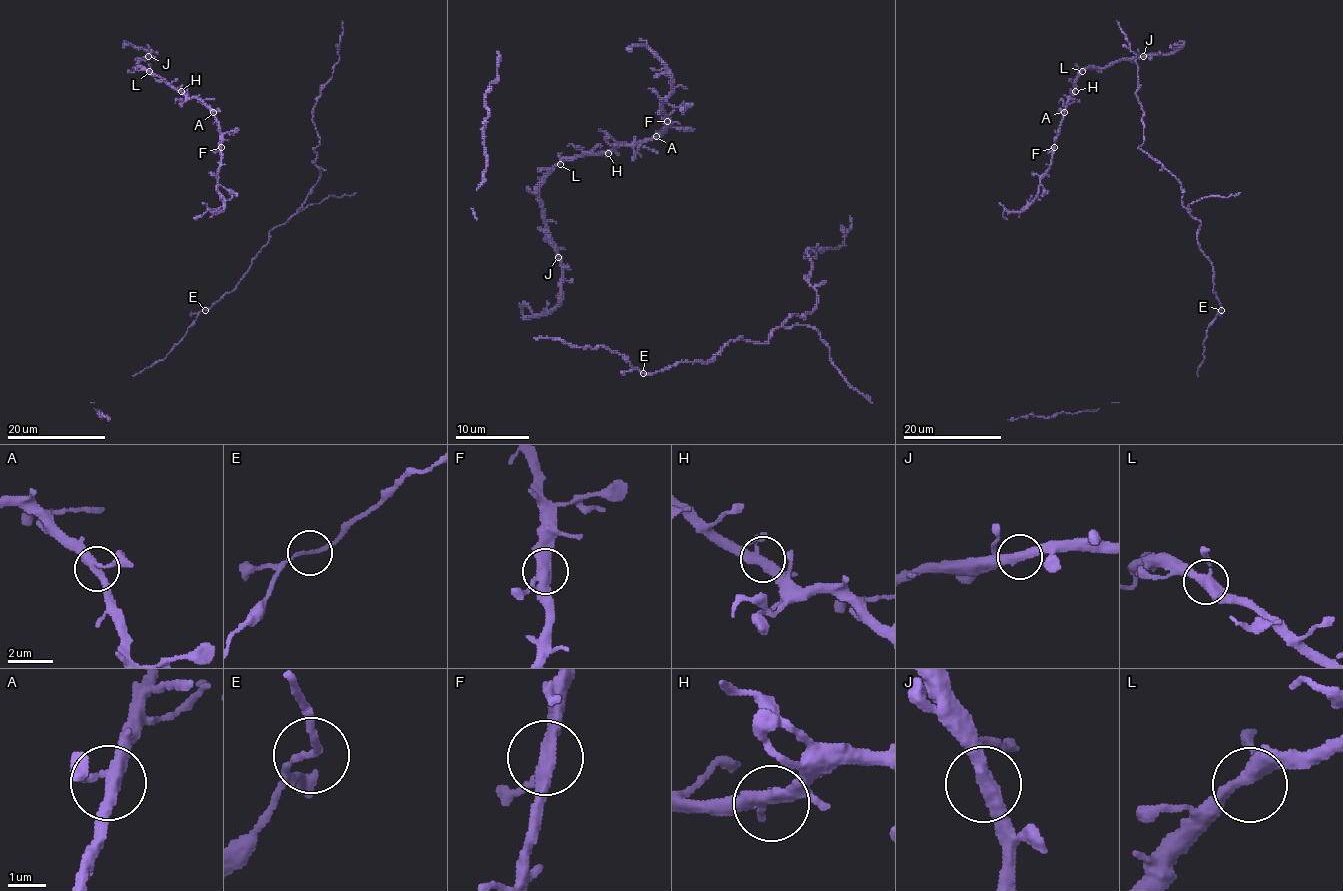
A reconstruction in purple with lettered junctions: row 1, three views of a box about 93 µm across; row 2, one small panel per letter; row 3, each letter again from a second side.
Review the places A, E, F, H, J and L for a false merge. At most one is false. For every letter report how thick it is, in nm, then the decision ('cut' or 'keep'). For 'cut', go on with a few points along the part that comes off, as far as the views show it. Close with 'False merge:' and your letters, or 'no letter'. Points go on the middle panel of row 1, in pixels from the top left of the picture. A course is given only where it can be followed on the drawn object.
A: calibre 320 nm; keep
E: calibre 150 nm; keep
F: calibre 340 nm; keep
H: calibre 320 nm; keep
J: calibre 320 nm; keep
L: calibre 320 nm; keep
False merge: no letter

